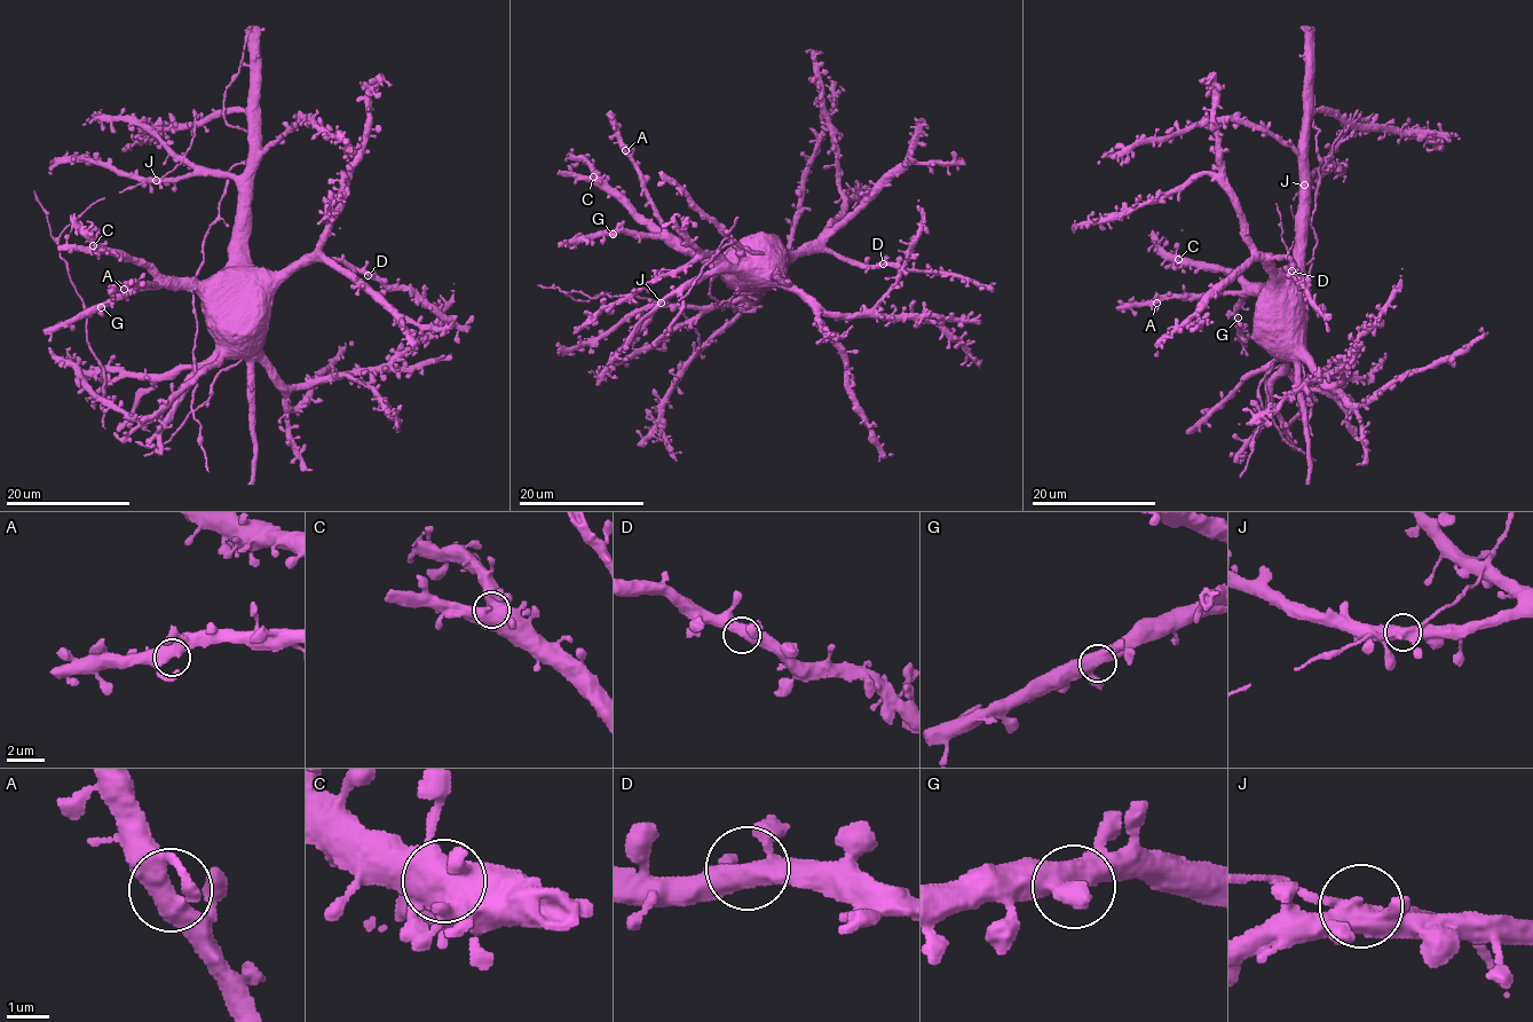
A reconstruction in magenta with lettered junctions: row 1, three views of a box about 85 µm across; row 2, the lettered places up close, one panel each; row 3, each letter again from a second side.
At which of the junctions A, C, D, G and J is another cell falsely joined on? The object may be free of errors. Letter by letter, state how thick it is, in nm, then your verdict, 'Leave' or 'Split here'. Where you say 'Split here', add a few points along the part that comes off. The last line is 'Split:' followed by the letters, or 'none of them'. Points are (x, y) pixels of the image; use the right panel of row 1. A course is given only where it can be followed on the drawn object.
A: Thickness 460 nm. Leave
C: Thickness 480 nm. Leave
D: Thickness 440 nm. Leave
G: Thickness 480 nm. Leave
J: Thickness 440 nm. Leave
Split: none of them

